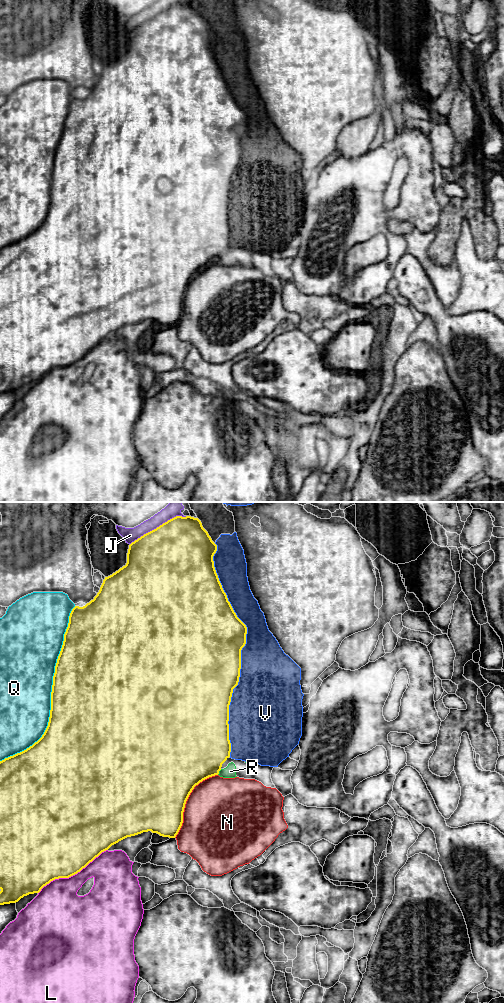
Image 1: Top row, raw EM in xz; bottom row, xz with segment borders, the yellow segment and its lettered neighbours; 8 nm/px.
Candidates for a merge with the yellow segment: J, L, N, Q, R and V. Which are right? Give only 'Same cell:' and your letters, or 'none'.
Same cell: R

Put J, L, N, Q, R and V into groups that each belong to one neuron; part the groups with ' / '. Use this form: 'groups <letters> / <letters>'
groups J V / L / N / Q / R

